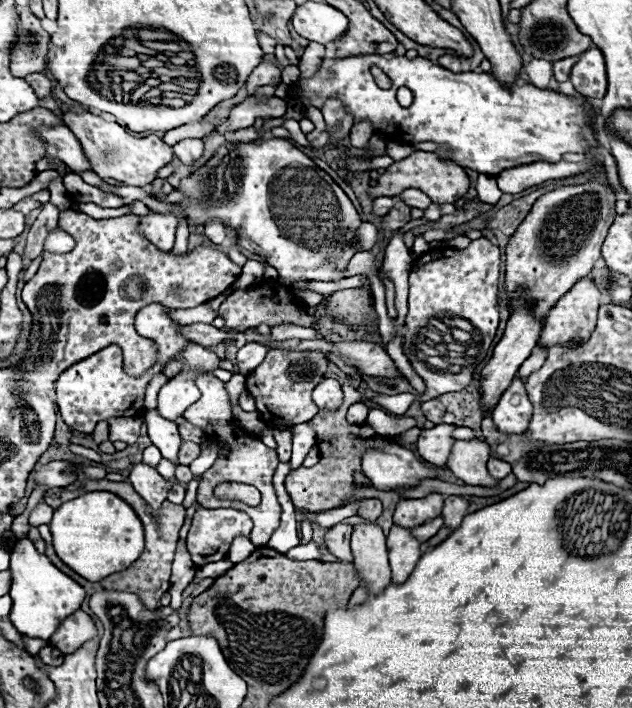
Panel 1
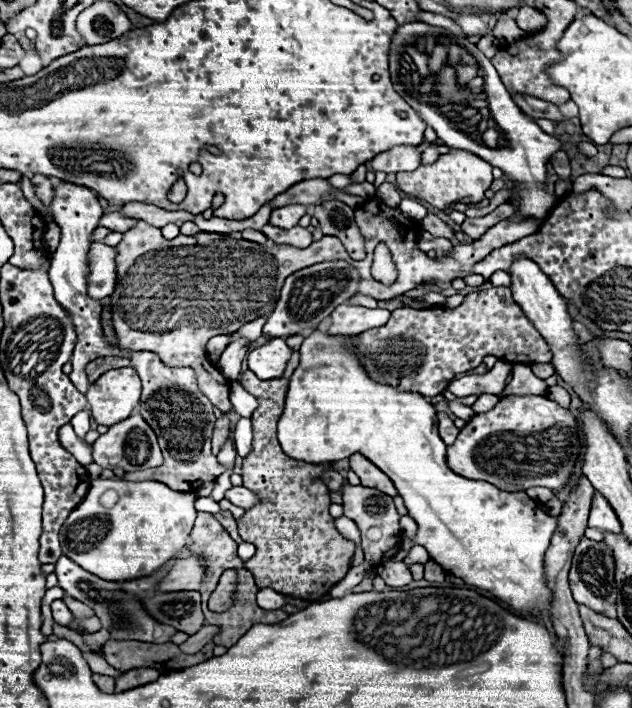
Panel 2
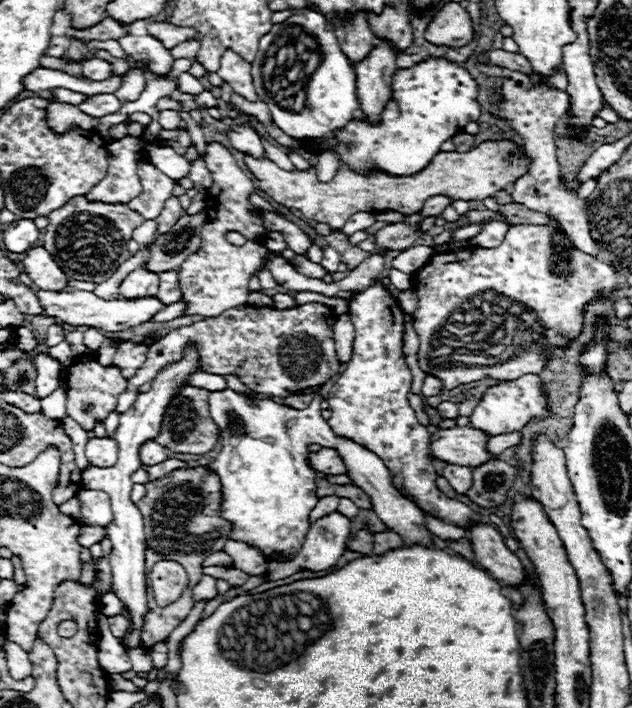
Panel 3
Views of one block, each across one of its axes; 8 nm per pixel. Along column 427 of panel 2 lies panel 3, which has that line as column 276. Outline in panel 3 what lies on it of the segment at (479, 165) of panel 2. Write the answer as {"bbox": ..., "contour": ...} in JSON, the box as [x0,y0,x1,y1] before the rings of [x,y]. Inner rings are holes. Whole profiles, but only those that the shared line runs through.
{"bbox":[244,140,530,230],"contour":[[[486,140],[468,152],[438,152],[424,170],[412,176],[390,176],[380,170],[372,174],[356,174],[342,164],[332,182],[318,182],[314,168],[308,172],[286,172],[272,160],[256,160],[248,154],[244,162],[258,180],[258,188],[272,200],[286,208],[300,210],[306,218],[324,222],[334,230],[340,230],[352,214],[372,210],[380,212],[374,214],[380,222],[402,222],[402,214],[422,210],[424,202],[436,194],[448,194],[454,200],[484,200],[512,186],[518,178],[526,176],[530,168],[530,160],[512,140]],[[382,210],[396,210],[400,214]]]}

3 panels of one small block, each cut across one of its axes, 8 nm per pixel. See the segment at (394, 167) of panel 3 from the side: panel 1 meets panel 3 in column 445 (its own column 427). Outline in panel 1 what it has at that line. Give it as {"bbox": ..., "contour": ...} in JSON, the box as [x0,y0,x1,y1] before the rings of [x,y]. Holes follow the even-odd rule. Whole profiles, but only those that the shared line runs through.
{"bbox":[288,54,596,176],"contour":[[[364,54],[364,56],[346,56],[346,58],[322,58],[318,70],[316,70],[310,78],[304,78],[304,76],[300,74],[298,82],[296,82],[294,86],[290,86],[290,90],[288,90],[288,98],[296,100],[296,102],[308,100],[308,102],[314,104],[316,108],[322,108],[324,102],[326,102],[328,98],[332,98],[332,96],[336,96],[336,98],[340,98],[340,102],[344,102],[344,108],[348,108],[348,114],[354,116],[354,122],[370,120],[372,126],[374,126],[374,130],[376,130],[378,134],[384,134],[384,136],[388,136],[388,138],[392,138],[392,134],[394,134],[394,142],[400,142],[400,144],[434,142],[434,144],[438,144],[438,146],[446,146],[446,150],[448,150],[450,154],[448,154],[448,156],[440,156],[442,160],[452,160],[452,162],[456,162],[456,164],[462,166],[462,168],[472,168],[472,170],[476,170],[476,172],[480,172],[480,174],[490,174],[490,176],[496,176],[496,174],[500,174],[502,170],[508,170],[508,168],[514,168],[514,166],[520,166],[520,164],[558,162],[558,160],[562,160],[562,156],[564,156],[566,152],[584,154],[588,148],[594,148],[594,146],[596,146],[596,142],[588,142],[588,140],[584,140],[582,134],[580,134],[582,126],[584,126],[584,124],[590,124],[588,112],[582,110],[584,96],[580,96],[580,98],[566,98],[566,96],[562,96],[560,92],[554,92],[554,90],[540,90],[540,88],[536,88],[536,86],[532,86],[532,84],[528,84],[528,82],[524,82],[522,86],[514,82],[512,88],[504,88],[498,80],[494,80],[492,74],[486,74],[486,72],[482,72],[482,74],[478,74],[478,72],[460,72],[460,74],[454,74],[454,72],[450,72],[450,70],[446,70],[446,68],[442,68],[442,66],[438,66],[438,64],[434,64],[434,62],[426,60],[426,58],[422,58],[422,56],[416,56],[416,58],[412,58],[412,60],[406,58],[406,56],[396,56],[396,54]],[[372,64],[376,64],[378,68],[382,68],[382,72],[392,80],[392,86],[390,86],[388,90],[380,88],[380,86],[374,82],[374,76],[372,76],[372,72],[370,72],[370,66],[372,66]],[[400,86],[410,88],[412,94],[414,94],[414,102],[412,102],[412,106],[408,106],[408,108],[402,108],[402,106],[398,104],[398,100],[396,100],[396,90],[398,90]]]}

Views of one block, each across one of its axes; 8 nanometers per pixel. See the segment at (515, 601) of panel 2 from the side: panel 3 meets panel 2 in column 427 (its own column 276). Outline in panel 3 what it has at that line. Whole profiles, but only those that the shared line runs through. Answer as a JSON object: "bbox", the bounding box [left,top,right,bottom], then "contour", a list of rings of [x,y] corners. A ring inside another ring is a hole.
{"bbox":[208,386,338,556],"contour":[[[322,386],[313,388],[315,396],[306,410],[280,404],[272,396],[256,394],[254,398],[248,398],[244,394],[234,392],[232,388],[212,392],[208,398],[212,420],[218,424],[218,434],[222,438],[222,448],[216,460],[212,462],[212,468],[220,472],[220,482],[224,486],[224,518],[228,518],[234,524],[230,538],[244,540],[252,546],[258,546],[266,556],[272,554],[274,550],[298,554],[298,548],[302,546],[302,540],[310,528],[308,514],[318,502],[316,484],[314,484],[316,472],[312,470],[308,462],[308,454],[310,454],[308,446],[338,444],[336,434],[330,430],[328,422],[322,420],[320,416],[320,404],[323,400],[320,395],[321,388]]]}

